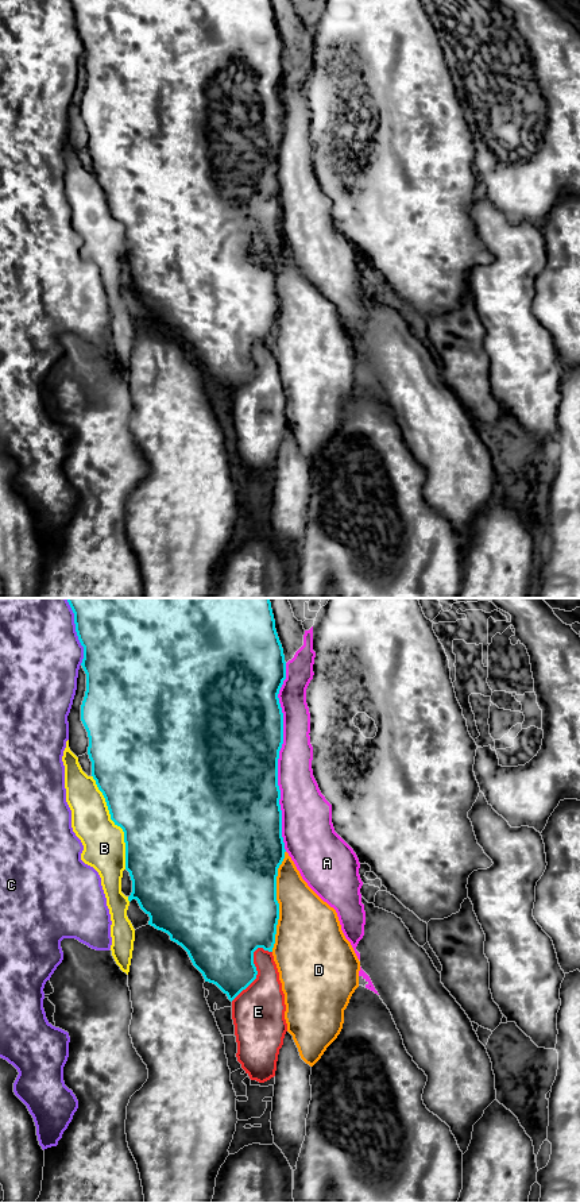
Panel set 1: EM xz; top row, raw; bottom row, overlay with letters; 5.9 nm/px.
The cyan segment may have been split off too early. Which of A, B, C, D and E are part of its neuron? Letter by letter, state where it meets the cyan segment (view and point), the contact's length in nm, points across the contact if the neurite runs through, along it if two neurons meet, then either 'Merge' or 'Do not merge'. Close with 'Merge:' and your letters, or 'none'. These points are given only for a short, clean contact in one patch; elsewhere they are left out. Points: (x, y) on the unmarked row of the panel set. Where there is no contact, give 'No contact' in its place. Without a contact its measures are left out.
A: Touches cyan at xz (278, 153). Shared border 1100 nm. Do not merge
B: Touches cyan at xz (115, 218). Shared border 600 nm. Do not merge
C: Touches cyan at xz (77, 30). Shared border 360 nm. Do not merge
D: Touches cyan at xz (277, 296). Shared border 600 nm. Do not merge
E: Touches cyan at xz (255, 363). Shared border 380 nm. Do not merge
Merge: none

